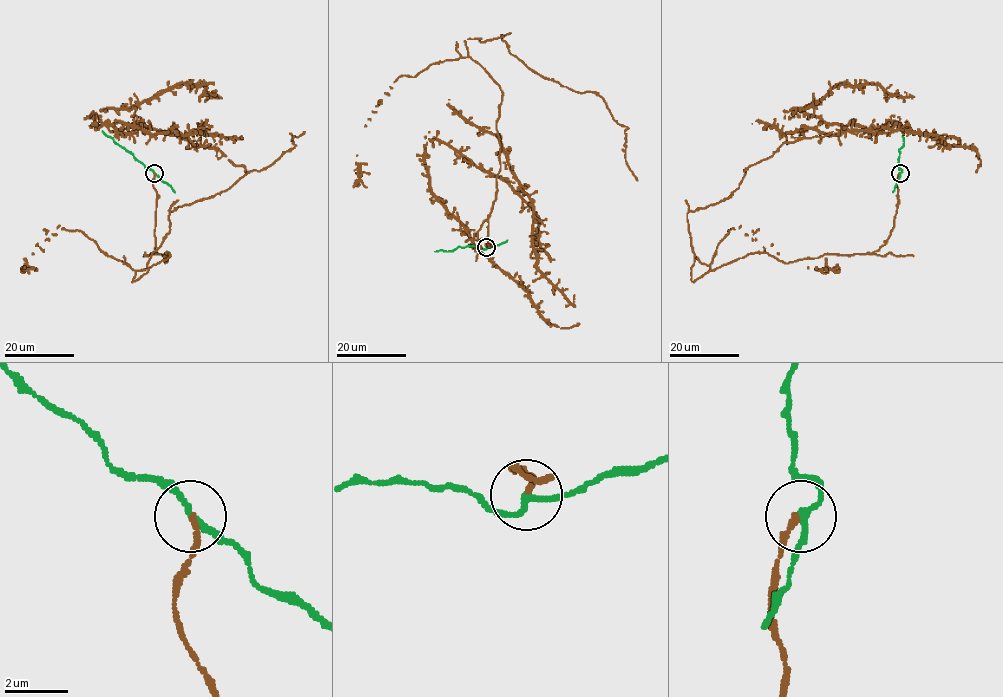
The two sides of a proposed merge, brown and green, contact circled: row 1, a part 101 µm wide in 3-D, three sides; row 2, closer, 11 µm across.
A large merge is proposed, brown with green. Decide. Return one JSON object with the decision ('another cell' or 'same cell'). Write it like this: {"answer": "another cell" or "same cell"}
{"answer": "another cell"}

